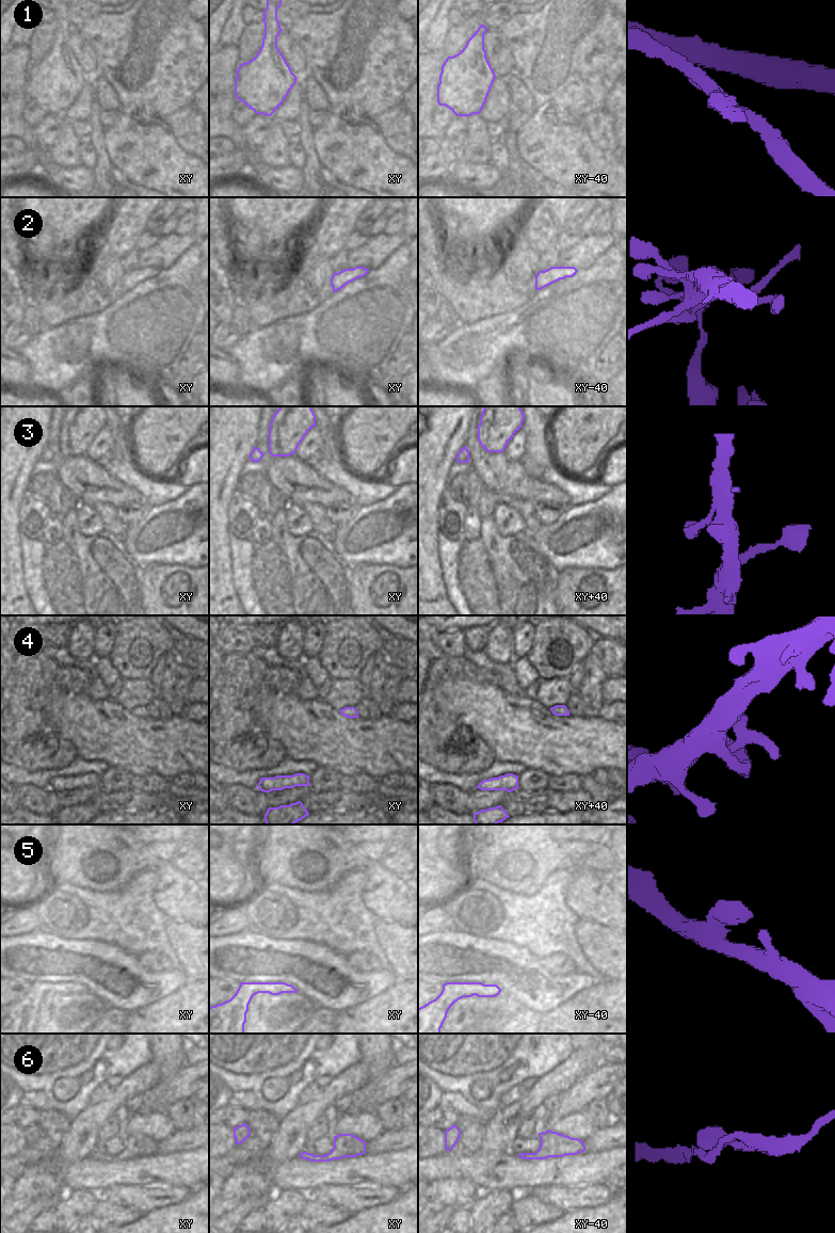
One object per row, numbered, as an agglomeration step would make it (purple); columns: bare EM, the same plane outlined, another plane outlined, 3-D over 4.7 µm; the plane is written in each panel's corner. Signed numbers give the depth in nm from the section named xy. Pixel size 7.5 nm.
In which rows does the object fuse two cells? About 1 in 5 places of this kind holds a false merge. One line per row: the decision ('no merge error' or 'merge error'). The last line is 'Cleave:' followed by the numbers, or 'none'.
1: no merge error
2: no merge error
3: no merge error
4: no merge error
5: no merge error
6: no merge error
Cleave: none

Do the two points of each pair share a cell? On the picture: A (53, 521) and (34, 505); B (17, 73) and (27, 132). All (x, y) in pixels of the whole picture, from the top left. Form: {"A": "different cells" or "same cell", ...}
{"A": "different cells", "B": "same cell"}

